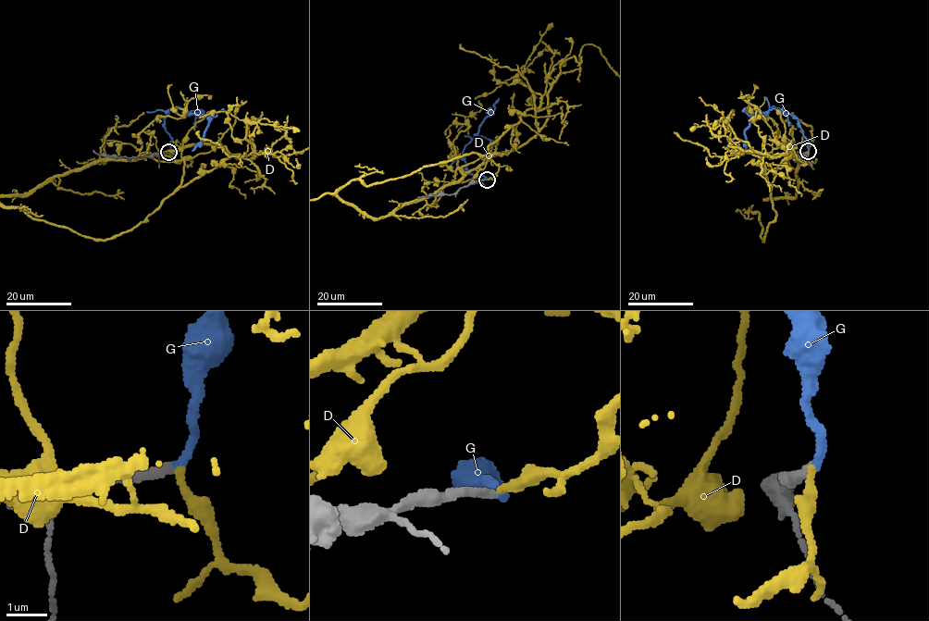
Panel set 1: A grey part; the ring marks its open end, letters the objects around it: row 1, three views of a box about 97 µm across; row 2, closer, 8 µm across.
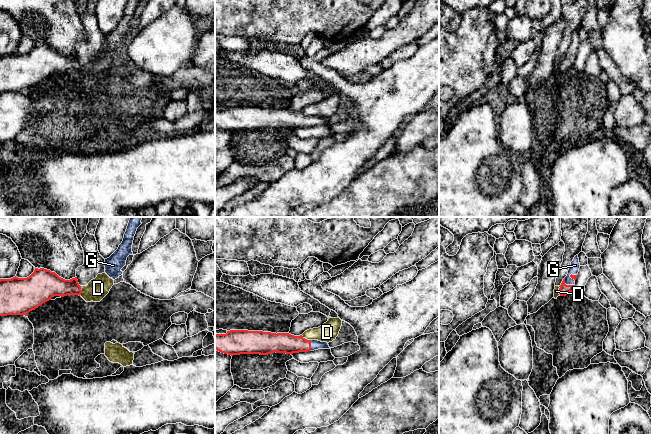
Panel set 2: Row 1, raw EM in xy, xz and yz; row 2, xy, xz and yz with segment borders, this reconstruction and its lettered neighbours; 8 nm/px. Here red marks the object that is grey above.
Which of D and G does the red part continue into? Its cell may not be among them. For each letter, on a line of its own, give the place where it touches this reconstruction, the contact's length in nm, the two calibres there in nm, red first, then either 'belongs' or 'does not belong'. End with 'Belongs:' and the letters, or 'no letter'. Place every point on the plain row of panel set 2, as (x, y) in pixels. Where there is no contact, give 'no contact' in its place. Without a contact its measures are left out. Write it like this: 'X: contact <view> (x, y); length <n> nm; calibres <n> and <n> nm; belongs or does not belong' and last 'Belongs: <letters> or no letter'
D: contact xz (306, 115); length 90 nm; calibres 160 and 150 nm; does not belong
G: contact yz (567, 61); length 100 nm; calibres 90 and 80 nm; belongs
Belongs: G

